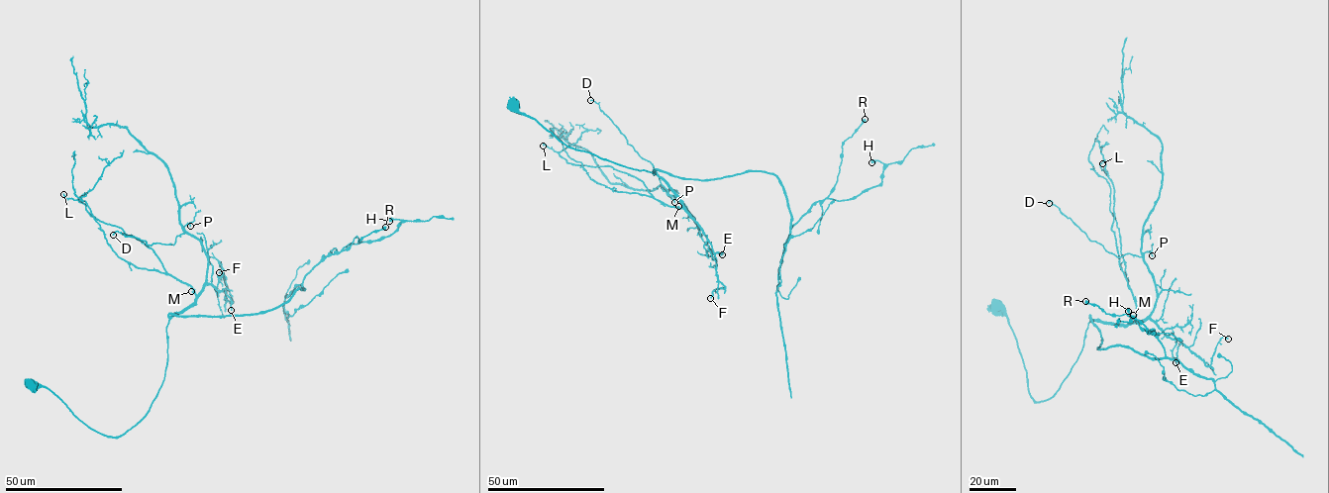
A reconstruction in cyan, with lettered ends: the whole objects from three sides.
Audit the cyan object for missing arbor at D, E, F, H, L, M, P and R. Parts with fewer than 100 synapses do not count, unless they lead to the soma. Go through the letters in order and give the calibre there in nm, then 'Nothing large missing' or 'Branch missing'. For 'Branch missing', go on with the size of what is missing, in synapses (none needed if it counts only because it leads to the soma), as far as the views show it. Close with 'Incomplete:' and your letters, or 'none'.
D: Thickness 150 nm. Nothing large missing
E: Thickness 180 nm. Nothing large missing
F: Thickness 200 nm. Nothing large missing
H: Thickness 550 nm. Nothing large missing
L: Thickness 130 nm. Nothing large missing
M: Thickness 110 nm. Nothing large missing
P: Thickness 110 nm. Nothing large missing
R: Thickness 550 nm. Nothing large missing
Incomplete: none

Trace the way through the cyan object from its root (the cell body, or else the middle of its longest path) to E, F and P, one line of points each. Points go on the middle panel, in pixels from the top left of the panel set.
E: (512, 105), (568, 147), (656, 172), (702, 231), (714, 253), (722, 254)
F: (512, 105), (568, 147), (656, 172), (712, 246), (717, 278), (725, 287), (715, 288), (710, 298)
P: (512, 105), (568, 147), (656, 172), (694, 219), (682, 203), (667, 195), (674, 202)

